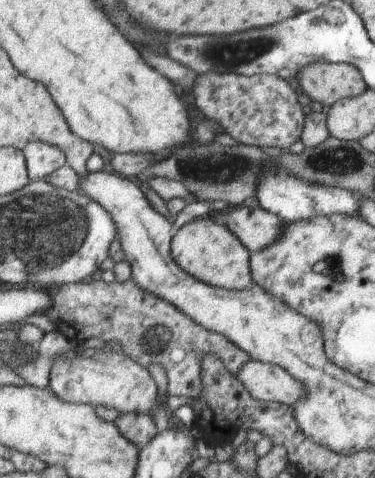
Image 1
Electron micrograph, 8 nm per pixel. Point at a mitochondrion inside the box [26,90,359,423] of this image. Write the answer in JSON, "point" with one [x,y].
{"point":[213,170]}

